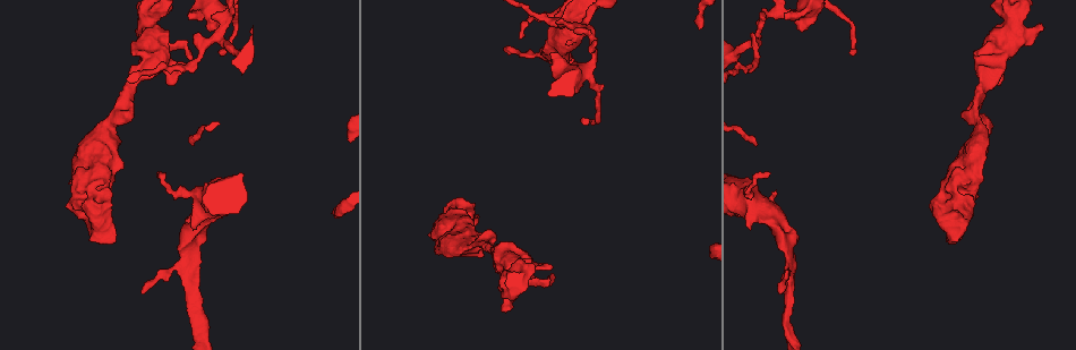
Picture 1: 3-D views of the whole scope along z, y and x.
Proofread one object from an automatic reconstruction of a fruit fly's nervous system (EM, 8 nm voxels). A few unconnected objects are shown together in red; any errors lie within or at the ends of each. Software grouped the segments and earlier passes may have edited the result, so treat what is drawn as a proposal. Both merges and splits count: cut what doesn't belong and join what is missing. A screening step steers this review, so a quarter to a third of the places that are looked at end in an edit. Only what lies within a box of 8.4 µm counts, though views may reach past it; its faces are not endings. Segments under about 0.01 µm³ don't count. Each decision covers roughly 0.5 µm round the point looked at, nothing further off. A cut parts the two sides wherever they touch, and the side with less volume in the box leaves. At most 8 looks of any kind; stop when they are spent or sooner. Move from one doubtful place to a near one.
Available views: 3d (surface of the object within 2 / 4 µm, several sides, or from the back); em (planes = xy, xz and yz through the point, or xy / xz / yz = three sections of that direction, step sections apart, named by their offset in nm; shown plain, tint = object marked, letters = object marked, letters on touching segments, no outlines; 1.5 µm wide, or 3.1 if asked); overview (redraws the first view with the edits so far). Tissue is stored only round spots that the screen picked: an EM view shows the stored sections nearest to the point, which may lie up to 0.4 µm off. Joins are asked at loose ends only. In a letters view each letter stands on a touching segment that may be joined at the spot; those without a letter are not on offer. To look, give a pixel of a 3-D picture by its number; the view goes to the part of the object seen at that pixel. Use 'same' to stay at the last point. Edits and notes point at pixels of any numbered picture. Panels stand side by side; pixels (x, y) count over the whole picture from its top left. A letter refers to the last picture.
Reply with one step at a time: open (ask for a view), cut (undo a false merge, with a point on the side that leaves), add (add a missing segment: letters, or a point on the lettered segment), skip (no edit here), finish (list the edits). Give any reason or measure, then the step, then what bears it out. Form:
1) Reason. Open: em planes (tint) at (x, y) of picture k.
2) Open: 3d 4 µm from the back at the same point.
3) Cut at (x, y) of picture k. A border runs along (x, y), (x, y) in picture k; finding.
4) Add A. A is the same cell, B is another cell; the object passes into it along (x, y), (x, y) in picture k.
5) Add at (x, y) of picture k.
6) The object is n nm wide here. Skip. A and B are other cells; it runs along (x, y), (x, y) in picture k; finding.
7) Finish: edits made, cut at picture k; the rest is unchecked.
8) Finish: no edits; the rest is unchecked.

Free end. Open: em planes (tint) at (554, 276) of picture 1.

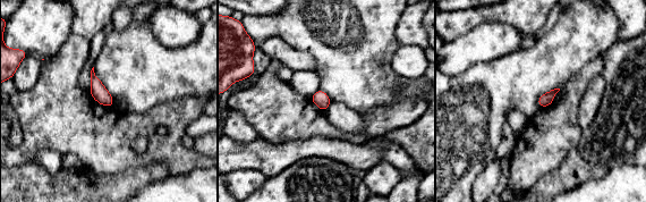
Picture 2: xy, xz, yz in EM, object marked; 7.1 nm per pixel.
What lies round it. Open: em planes (letters) at the same point.

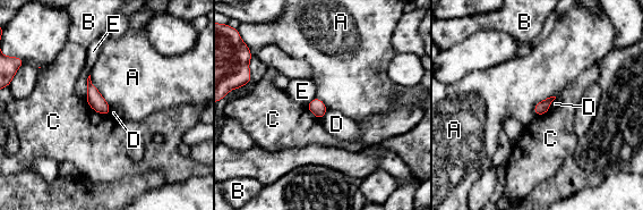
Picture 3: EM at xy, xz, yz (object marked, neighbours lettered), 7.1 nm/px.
The longest contact is with A, 280 nm. Skip. A, B, C, D and E are other cells; a border runs along (89, 75), (91, 82), (110, 108) in picture 3; none of them fits.

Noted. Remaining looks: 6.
Tapers out. Open: 3d 4 µm at (582, 117) of picture 1.

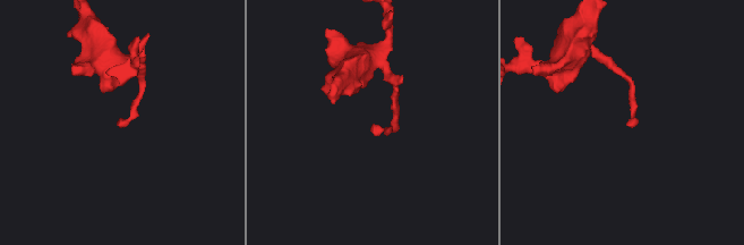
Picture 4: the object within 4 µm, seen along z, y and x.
Shape alone is not enough. Open: em yz step 4 (letters) at (371, 126) of picture 4.

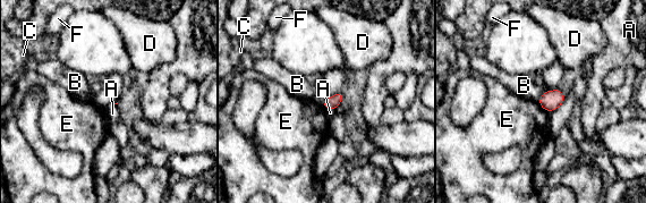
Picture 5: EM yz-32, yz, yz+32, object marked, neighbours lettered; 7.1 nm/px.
Another direction. Open: em planes (letters) at the same point.

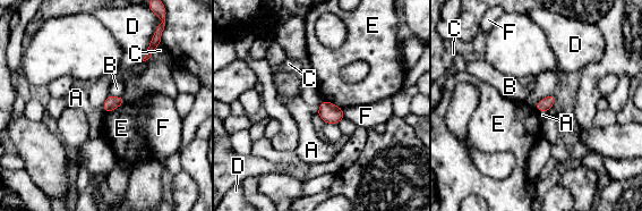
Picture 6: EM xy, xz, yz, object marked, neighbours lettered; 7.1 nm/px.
Skip. A, B, C, D, E and F are other cells; a border runs along (538, 110), (547, 112) in picture 6; no lettered segment goes on from it.

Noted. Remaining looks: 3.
An open end. Open: 3d 4 µm at (552, 54) of picture 1.

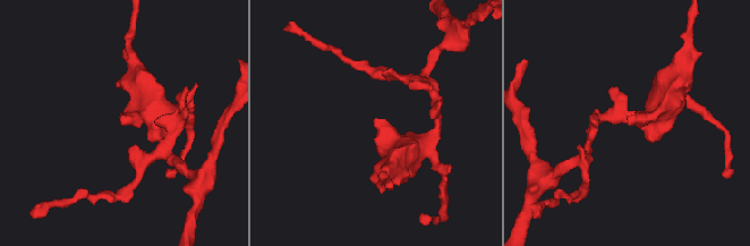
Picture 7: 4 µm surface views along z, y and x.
Open: em xz step 4 (tint) at (122, 124) of picture 7.

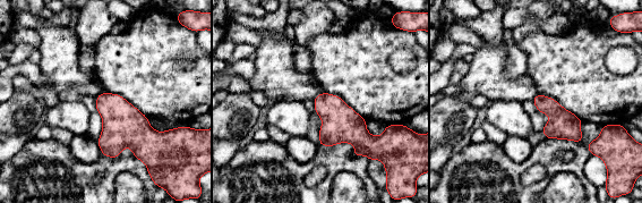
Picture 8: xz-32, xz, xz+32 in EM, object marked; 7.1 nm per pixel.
Open: em planes (letters) at the same point.

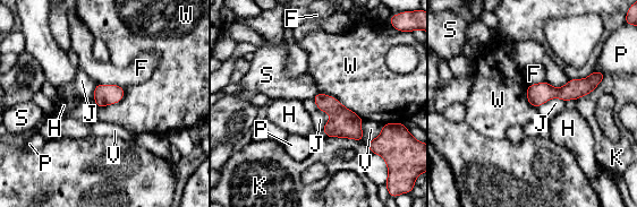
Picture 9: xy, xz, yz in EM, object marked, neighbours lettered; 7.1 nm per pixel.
Skip. F, H, J, K, P, S, V and W are other cells; it runs along (599, 77), (566, 93), (529, 97) in picture 9; no lettered segment goes on from it.

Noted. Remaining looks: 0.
Finish: no edits; the rest is unchecked.

